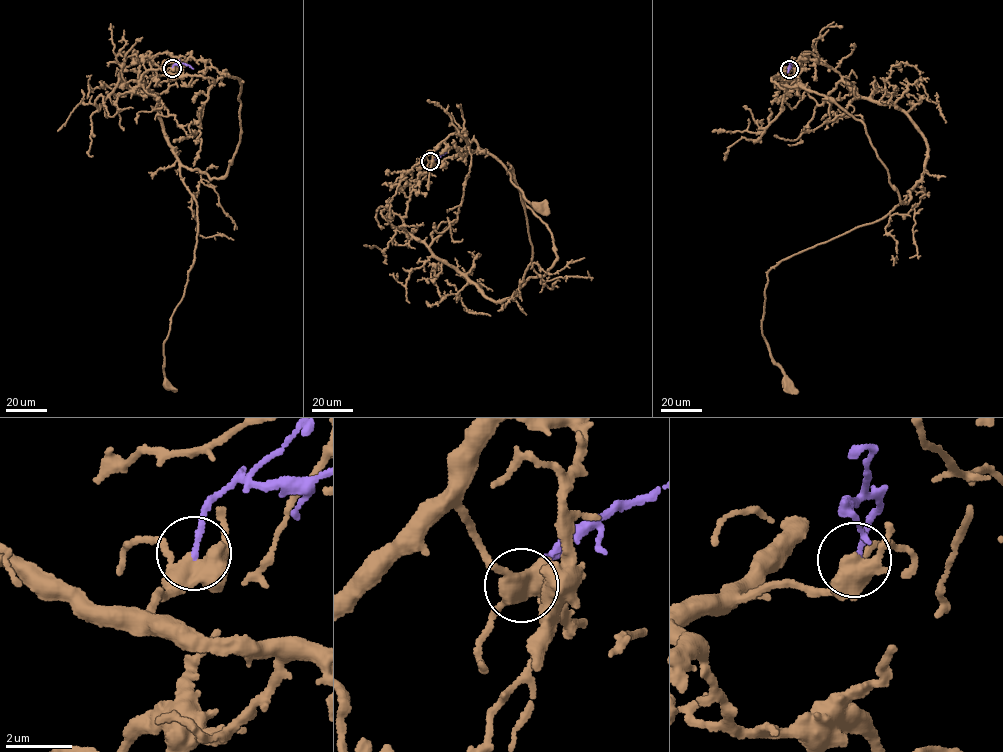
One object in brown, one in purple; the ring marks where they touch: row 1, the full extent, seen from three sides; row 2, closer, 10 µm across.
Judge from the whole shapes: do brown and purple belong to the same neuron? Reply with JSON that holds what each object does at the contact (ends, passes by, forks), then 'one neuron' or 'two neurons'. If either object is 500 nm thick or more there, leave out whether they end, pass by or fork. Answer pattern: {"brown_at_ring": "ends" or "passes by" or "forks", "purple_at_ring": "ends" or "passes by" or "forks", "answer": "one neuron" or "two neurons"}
{"brown_at_ring": "forks", "purple_at_ring": "ends", "answer": "two neurons"}

